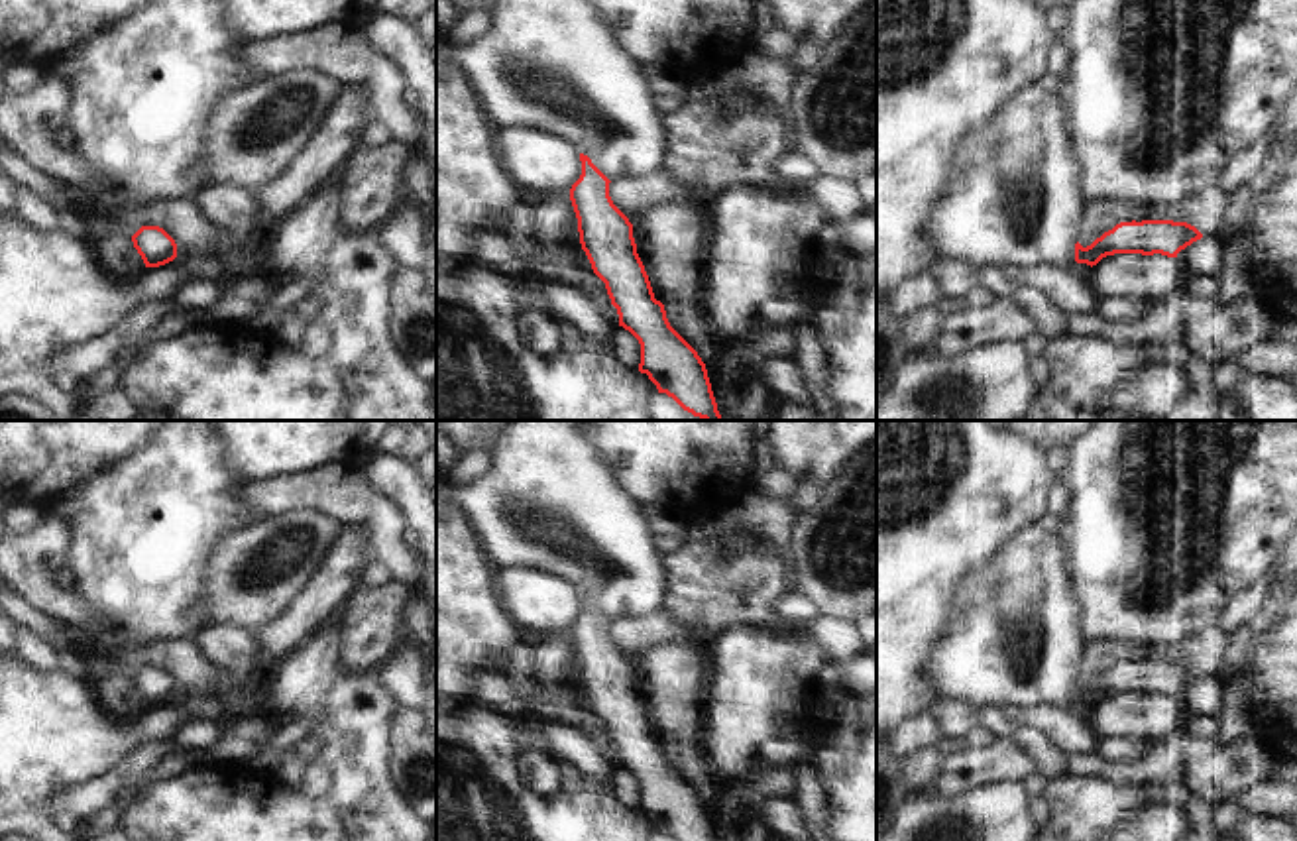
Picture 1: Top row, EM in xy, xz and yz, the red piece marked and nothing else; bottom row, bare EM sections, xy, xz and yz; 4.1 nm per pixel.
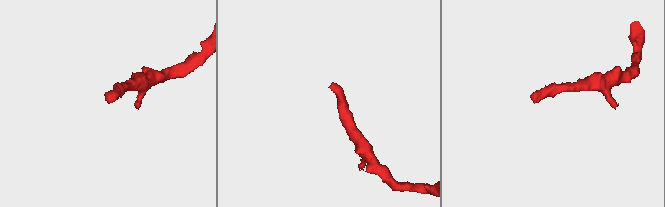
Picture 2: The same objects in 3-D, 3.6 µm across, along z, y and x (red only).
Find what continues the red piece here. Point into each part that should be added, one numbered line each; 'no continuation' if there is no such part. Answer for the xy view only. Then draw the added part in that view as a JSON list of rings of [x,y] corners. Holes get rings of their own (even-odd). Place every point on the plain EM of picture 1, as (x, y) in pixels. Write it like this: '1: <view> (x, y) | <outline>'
no continuation

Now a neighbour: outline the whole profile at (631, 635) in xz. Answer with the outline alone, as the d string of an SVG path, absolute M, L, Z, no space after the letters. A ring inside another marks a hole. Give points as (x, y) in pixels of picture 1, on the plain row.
M664 611L648 613L645 617L621 617L609 623L609 637L627 658L656 645L682 643L688 635L690 631Z

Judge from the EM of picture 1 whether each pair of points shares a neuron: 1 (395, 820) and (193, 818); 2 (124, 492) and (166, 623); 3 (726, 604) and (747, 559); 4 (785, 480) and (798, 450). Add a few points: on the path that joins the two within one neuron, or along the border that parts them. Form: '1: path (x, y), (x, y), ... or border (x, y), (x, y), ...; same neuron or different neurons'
1: border (323, 798), (338, 820); different neurons
2: path (138, 525), (138, 559), (150, 590); same neuron
3: path (726, 592), (747, 570); same neuron
4: border (777, 466), (798, 480); different neurons

